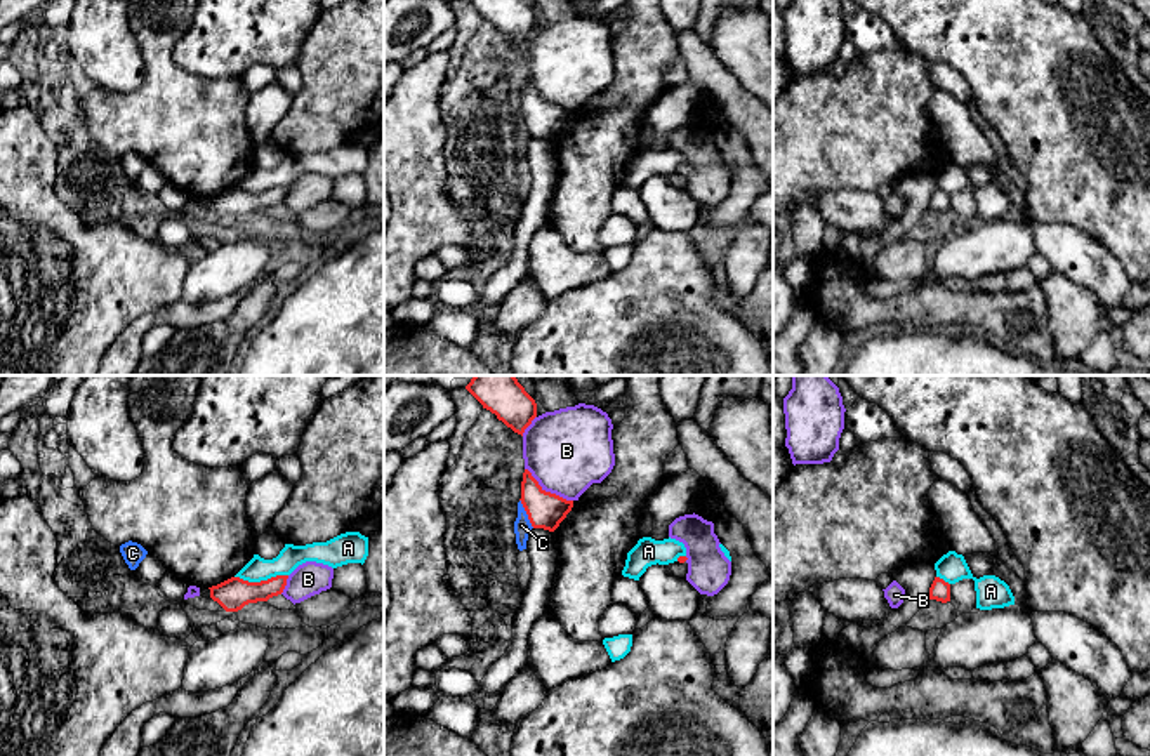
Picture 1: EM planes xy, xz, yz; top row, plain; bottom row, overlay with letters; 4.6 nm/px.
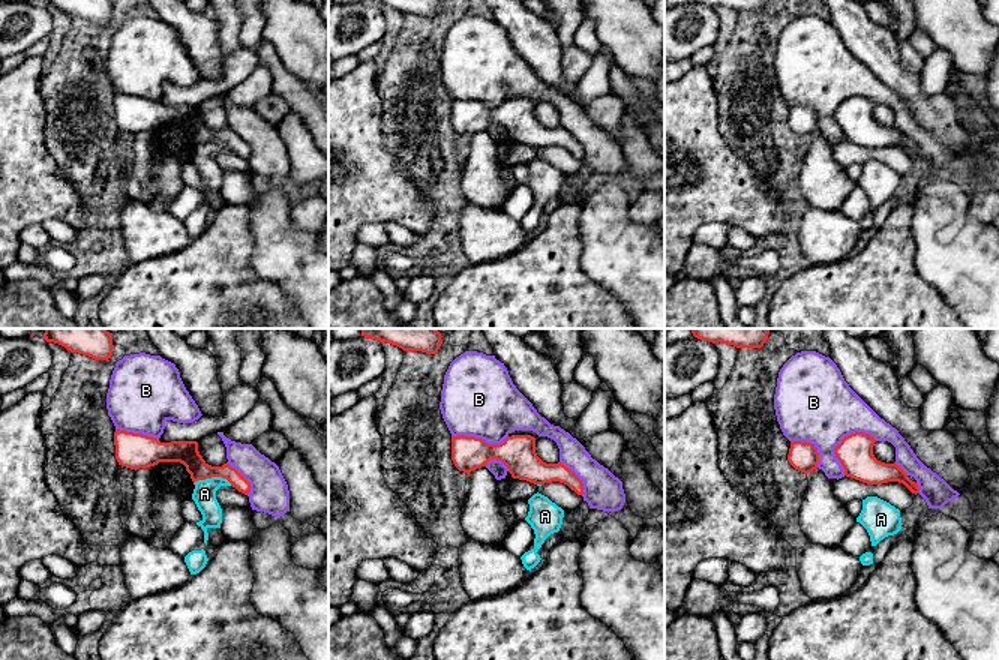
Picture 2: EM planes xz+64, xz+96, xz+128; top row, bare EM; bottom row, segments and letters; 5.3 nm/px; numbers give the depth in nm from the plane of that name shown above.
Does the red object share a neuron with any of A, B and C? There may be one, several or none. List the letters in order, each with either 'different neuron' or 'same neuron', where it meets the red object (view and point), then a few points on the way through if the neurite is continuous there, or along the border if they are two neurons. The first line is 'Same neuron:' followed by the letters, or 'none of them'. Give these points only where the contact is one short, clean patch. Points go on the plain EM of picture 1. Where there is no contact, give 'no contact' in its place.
Same neuron: none of them
A: different neuron | xy (261, 192) | along xy (287, 185), (259, 192), (235, 188)
B: different neuron | xz (548, 103)
C: different neuron | xz (527, 124)

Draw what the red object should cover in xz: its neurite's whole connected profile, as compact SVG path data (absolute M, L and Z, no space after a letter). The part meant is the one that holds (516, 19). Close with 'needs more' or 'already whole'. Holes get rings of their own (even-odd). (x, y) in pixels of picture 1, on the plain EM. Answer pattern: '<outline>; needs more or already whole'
M467 0L514 43L521 45L537 28L537 14L525 0Z; already whole

